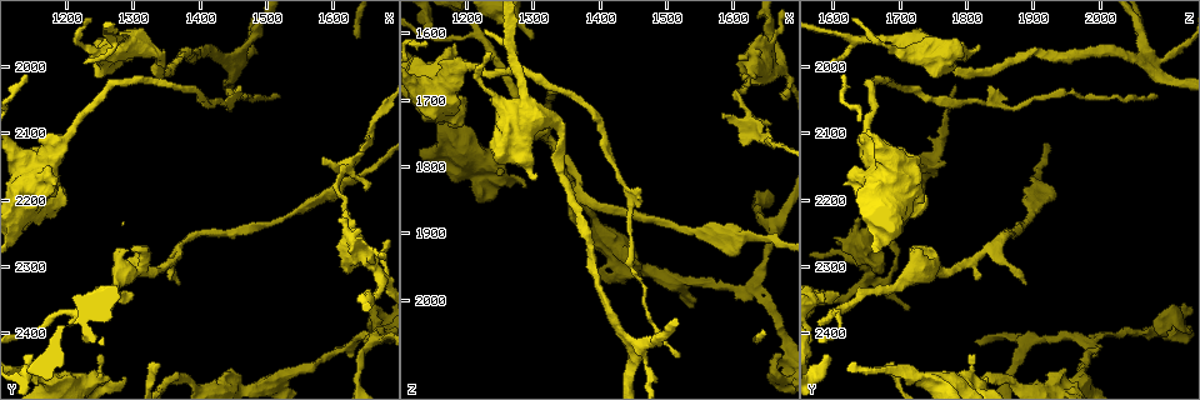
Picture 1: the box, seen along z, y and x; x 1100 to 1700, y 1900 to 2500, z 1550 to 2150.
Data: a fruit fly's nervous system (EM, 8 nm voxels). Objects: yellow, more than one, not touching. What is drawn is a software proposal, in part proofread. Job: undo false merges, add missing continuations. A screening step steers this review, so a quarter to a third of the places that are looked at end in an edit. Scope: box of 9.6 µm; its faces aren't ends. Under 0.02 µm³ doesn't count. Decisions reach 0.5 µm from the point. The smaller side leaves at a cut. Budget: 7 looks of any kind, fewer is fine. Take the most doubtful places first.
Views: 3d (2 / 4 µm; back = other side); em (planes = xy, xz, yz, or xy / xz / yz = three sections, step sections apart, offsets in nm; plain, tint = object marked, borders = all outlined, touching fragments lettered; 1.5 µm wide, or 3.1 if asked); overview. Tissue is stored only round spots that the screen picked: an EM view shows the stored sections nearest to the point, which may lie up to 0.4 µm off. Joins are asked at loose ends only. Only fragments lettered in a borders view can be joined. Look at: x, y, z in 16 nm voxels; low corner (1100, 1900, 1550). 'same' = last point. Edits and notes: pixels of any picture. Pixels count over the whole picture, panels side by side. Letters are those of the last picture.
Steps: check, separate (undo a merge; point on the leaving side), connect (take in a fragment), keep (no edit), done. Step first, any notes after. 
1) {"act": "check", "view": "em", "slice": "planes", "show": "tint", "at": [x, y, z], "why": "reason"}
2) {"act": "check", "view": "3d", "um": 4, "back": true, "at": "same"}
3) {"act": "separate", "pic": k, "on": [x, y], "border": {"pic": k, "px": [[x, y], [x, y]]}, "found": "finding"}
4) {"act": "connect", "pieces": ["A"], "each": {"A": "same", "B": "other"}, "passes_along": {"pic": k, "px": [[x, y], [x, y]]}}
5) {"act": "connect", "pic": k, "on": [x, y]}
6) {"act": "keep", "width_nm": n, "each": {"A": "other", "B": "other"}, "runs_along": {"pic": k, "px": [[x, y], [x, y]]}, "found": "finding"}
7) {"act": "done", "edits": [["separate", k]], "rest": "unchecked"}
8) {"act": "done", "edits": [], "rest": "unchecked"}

{"act": "check", "view": "em", "slice": "xz", "step": 8, "show": "borders", "at": [1225, 1995, 1595], "why": "tapers out"}

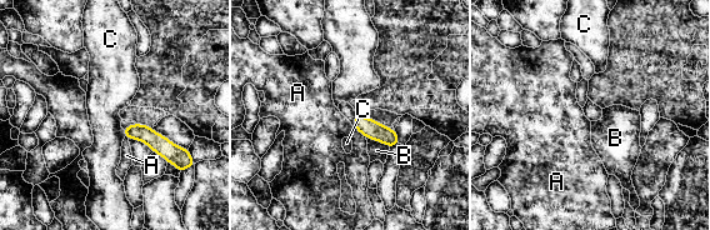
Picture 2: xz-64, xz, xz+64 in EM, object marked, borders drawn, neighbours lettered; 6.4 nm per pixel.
{"act": "keep", "longest_contact_nm": ["B", 170], "each": {"A": "other", "B": "other", "C": "other"}, "found": "none of them fits"}

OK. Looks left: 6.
{"act": "check", "view": "3d", "um": 4, "at": [1620, 2420, 1980], "why": "arms part here"}

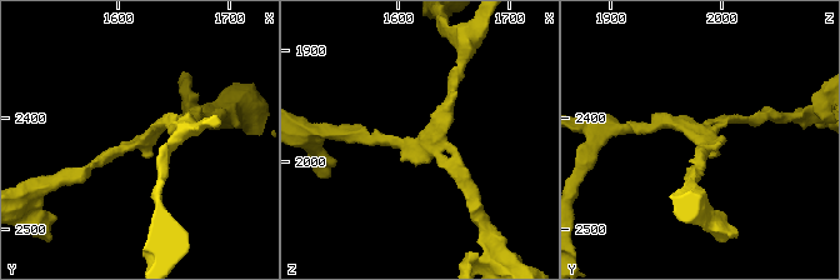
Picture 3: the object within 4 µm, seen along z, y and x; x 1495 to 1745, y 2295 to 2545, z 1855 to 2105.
{"act": "check", "view": "em", "slice": "xy", "step": 4, "show": "borders", "at": [1620, 2422, 1982], "why": "need the tissue"}

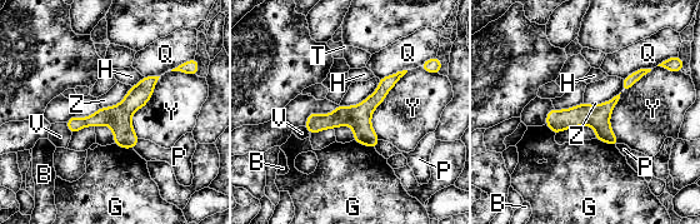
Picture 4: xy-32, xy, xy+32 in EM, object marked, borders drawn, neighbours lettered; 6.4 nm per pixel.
{"act": "check", "view": "em", "slice": "planes", "show": "borders", "at": "same", "why": "another direction"}

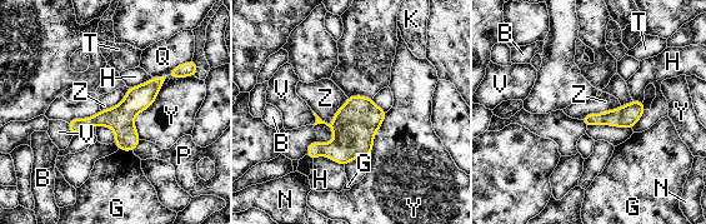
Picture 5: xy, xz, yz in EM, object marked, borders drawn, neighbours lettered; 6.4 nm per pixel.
{"act": "keep", "each": {"B": "other", "G": "other", "H": "other", "K": "other", "N": "other", "P": "other", "Q": "other", "T": "other", "V": "other", "Y": "other", "Z": "other"}, "runs_along": {"pic": 5, "px": [[160, 80], [119, 118], [73, 129]]}, "found": "continuous, no second neuron"}

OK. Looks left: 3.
{"act": "check", "view": "em", "slice": "planes", "show": "borders", "at": [1590, 2140, 1720], "why": "thin end"}

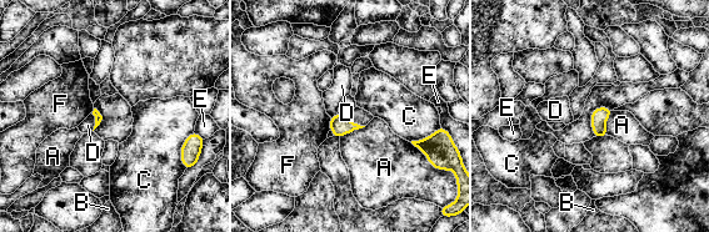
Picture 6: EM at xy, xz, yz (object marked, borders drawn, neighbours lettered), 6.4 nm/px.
{"act": "keep", "each": {"A": "other", "B": "other", "C": "other", "D": "other", "E": "other", "F": "other"}, "border": {"pic": 6, "px": [[91, 114], [94, 116], [93, 130]]}, "found": "no lettered fragment goes on from it"}

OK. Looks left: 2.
{"act": "done", "edits": [], "rest": "unchecked"}

